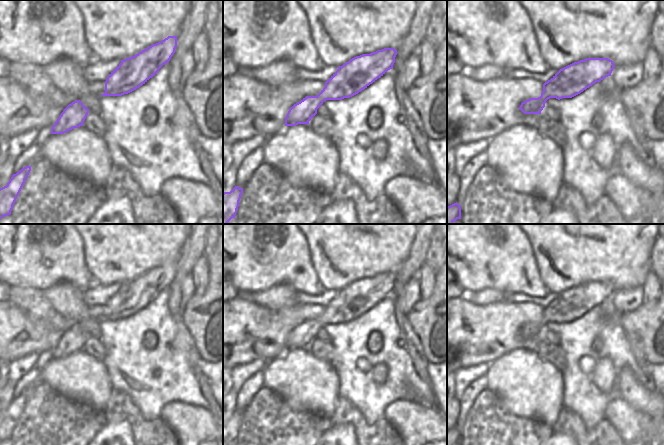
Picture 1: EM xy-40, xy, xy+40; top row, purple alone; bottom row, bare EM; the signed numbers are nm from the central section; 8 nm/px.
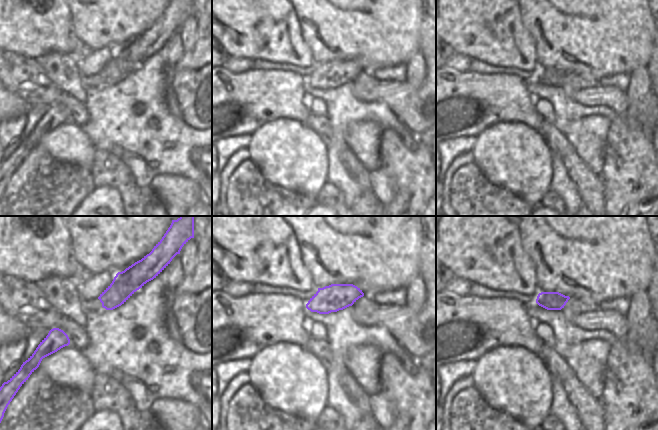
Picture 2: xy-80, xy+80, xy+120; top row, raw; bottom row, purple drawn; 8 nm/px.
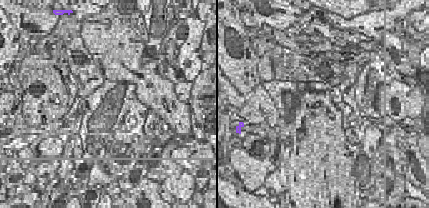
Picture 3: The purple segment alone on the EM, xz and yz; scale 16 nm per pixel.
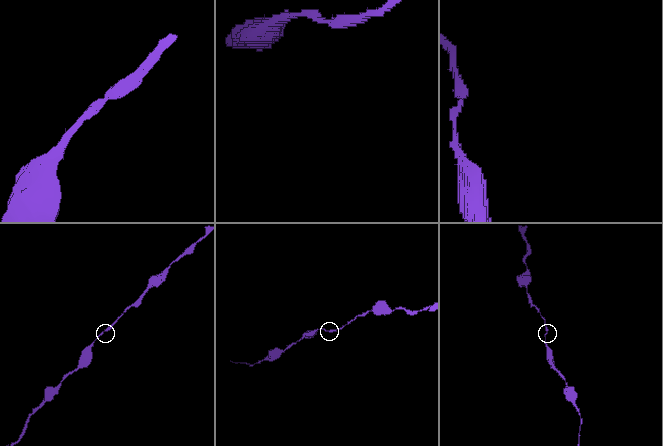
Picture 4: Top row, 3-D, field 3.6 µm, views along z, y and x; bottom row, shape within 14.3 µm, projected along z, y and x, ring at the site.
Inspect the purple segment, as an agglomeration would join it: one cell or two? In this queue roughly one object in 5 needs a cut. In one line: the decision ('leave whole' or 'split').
leave whole

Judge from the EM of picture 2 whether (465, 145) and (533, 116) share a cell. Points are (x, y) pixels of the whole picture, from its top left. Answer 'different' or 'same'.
different

